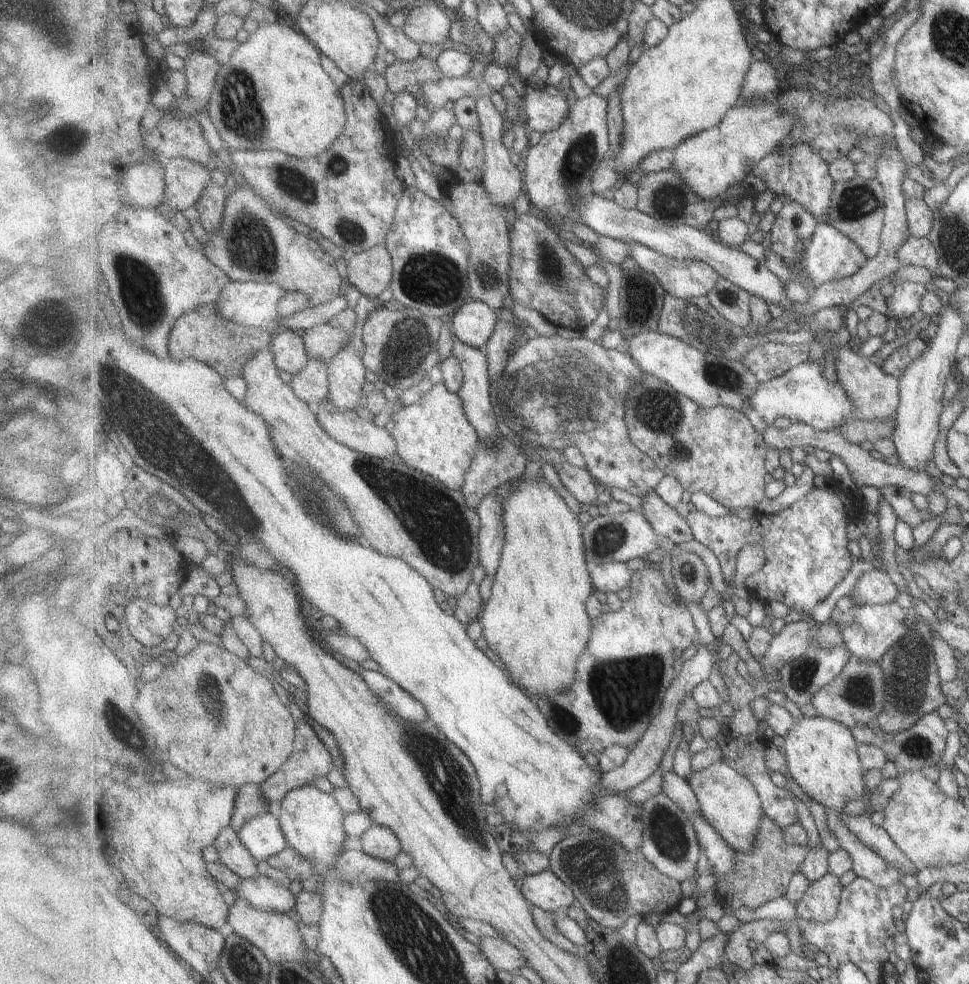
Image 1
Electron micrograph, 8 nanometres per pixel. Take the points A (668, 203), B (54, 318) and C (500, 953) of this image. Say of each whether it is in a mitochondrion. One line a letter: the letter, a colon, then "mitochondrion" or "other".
A: mitochondrion
B: mitochondrion
C: other

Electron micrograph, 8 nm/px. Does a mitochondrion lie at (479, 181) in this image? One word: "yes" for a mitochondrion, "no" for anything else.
no

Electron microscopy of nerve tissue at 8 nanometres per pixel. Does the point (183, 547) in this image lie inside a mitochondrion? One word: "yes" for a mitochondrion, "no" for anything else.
no

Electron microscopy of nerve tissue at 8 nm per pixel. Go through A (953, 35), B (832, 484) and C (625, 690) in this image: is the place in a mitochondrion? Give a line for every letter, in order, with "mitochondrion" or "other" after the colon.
A: mitochondrion
B: other
C: mitochondrion

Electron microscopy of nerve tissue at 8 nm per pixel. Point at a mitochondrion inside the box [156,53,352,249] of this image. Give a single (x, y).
(240, 104)

